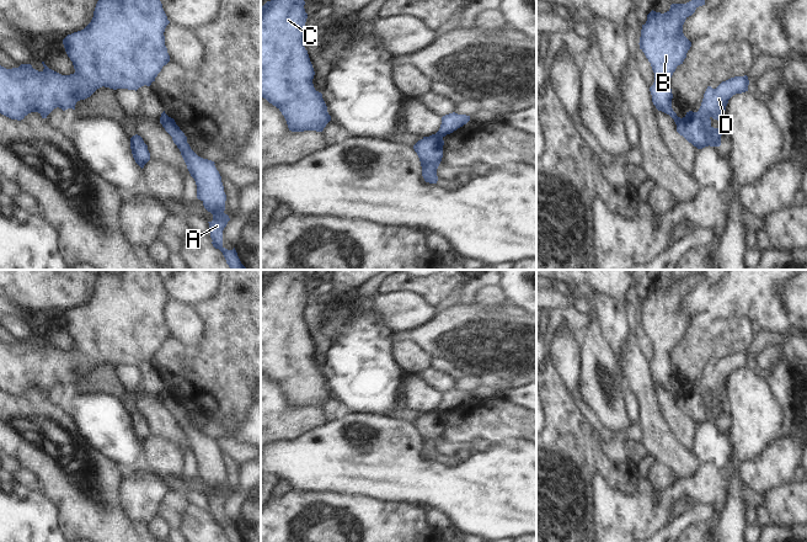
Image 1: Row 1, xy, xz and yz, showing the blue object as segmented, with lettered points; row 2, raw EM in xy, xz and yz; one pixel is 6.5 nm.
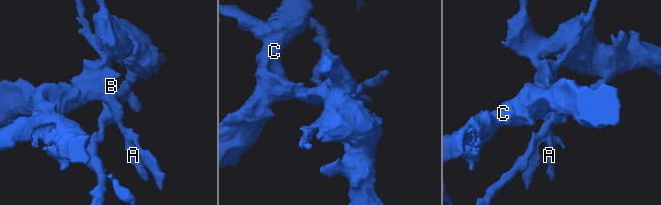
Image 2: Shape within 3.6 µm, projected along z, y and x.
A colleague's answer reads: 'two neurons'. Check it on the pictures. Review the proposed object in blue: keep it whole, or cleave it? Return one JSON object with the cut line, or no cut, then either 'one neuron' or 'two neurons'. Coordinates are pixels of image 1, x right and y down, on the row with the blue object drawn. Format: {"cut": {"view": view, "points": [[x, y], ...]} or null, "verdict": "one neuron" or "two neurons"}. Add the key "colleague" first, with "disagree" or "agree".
{"colleague": "agree", "cut": {"view": "xz", "points": [[437, 132], [442, 137]]}, "verdict": "two neurons"}

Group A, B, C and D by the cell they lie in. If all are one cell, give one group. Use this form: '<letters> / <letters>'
A B C / D

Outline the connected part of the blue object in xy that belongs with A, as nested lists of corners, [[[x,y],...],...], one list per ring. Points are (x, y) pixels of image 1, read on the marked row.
[[[165,111],[161,113],[160,119],[162,121],[165,131],[172,137],[173,143],[180,149],[187,169],[196,181],[197,198],[201,200],[204,208],[213,214],[213,220],[208,222],[213,246],[223,253],[230,270],[246,270],[235,248],[228,250],[223,246],[223,230],[230,218],[224,213],[226,195],[224,192],[221,176],[214,165],[215,163],[198,156],[191,149],[185,133]]]

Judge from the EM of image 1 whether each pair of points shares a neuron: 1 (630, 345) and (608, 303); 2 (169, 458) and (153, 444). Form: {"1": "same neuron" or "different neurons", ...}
{"1": "different neurons", "2": "same neuron"}

